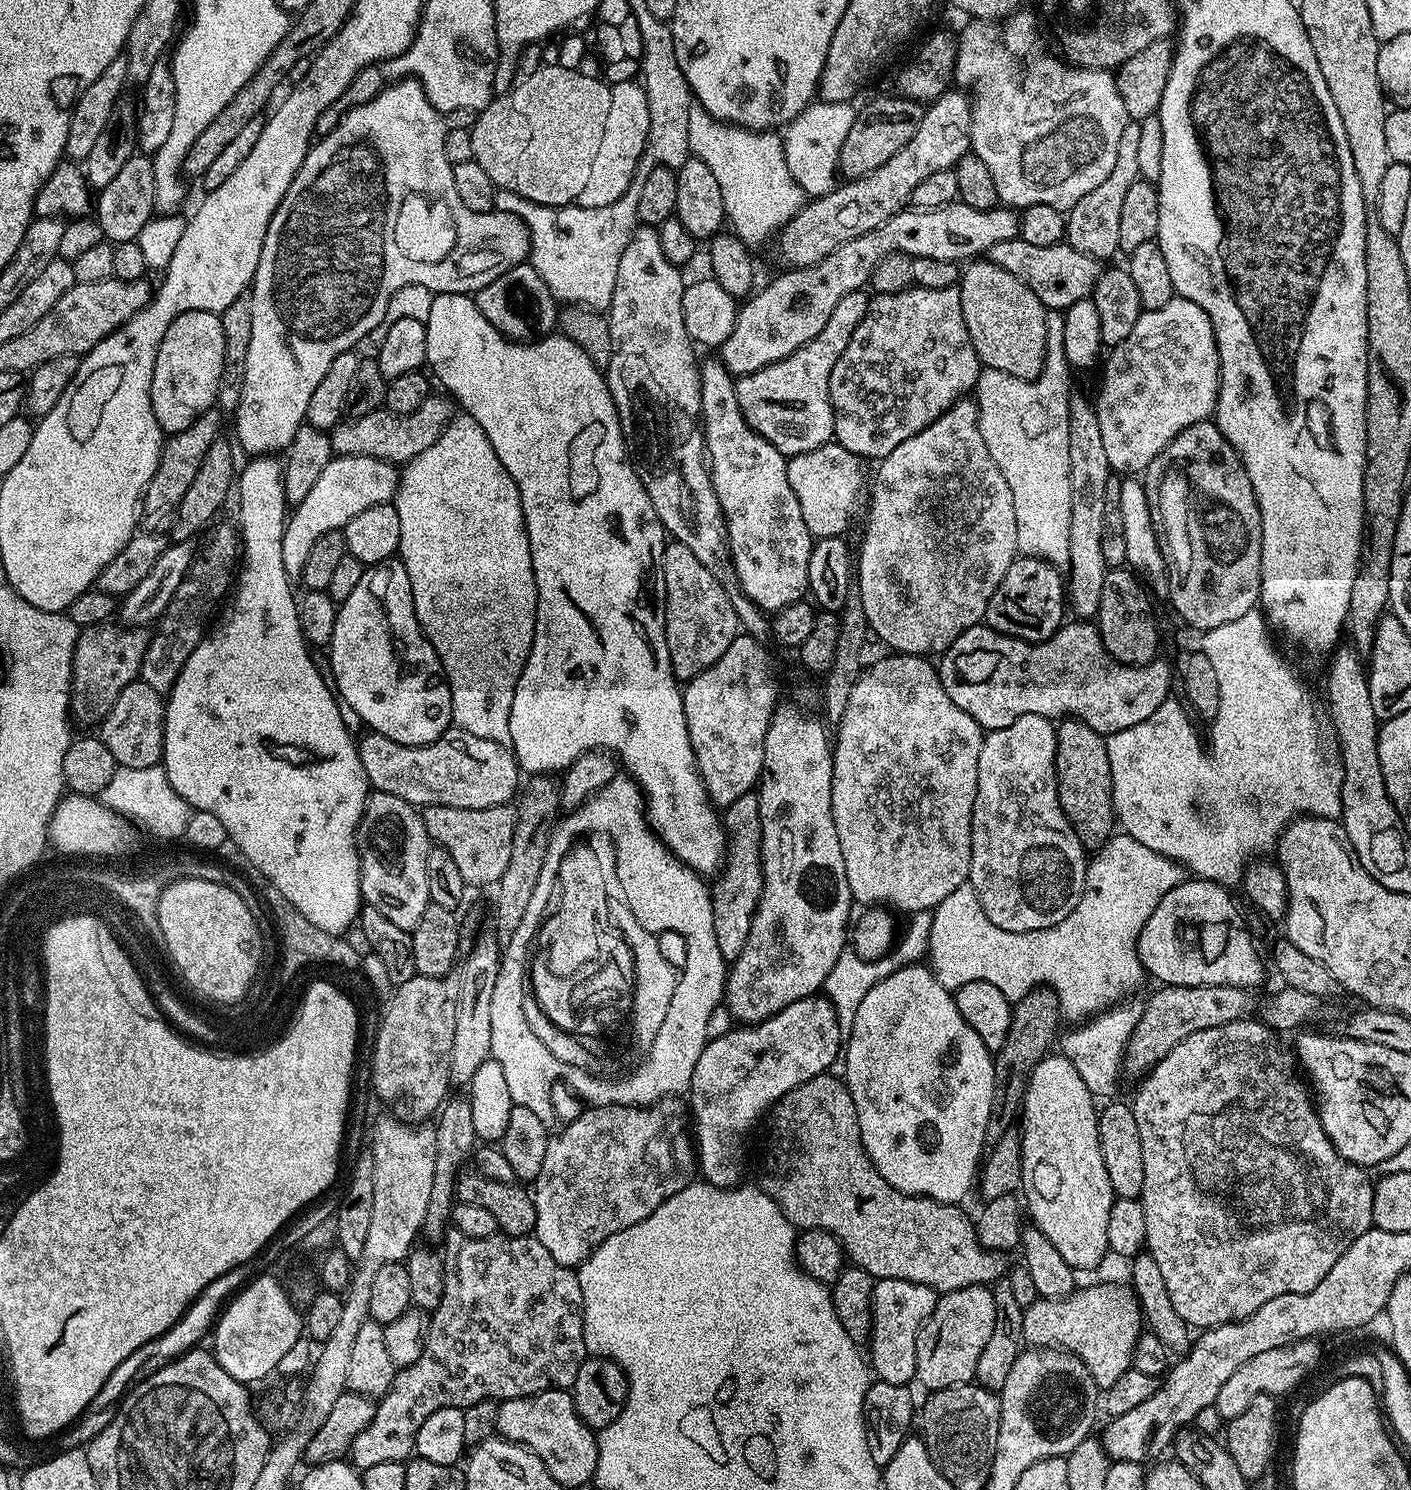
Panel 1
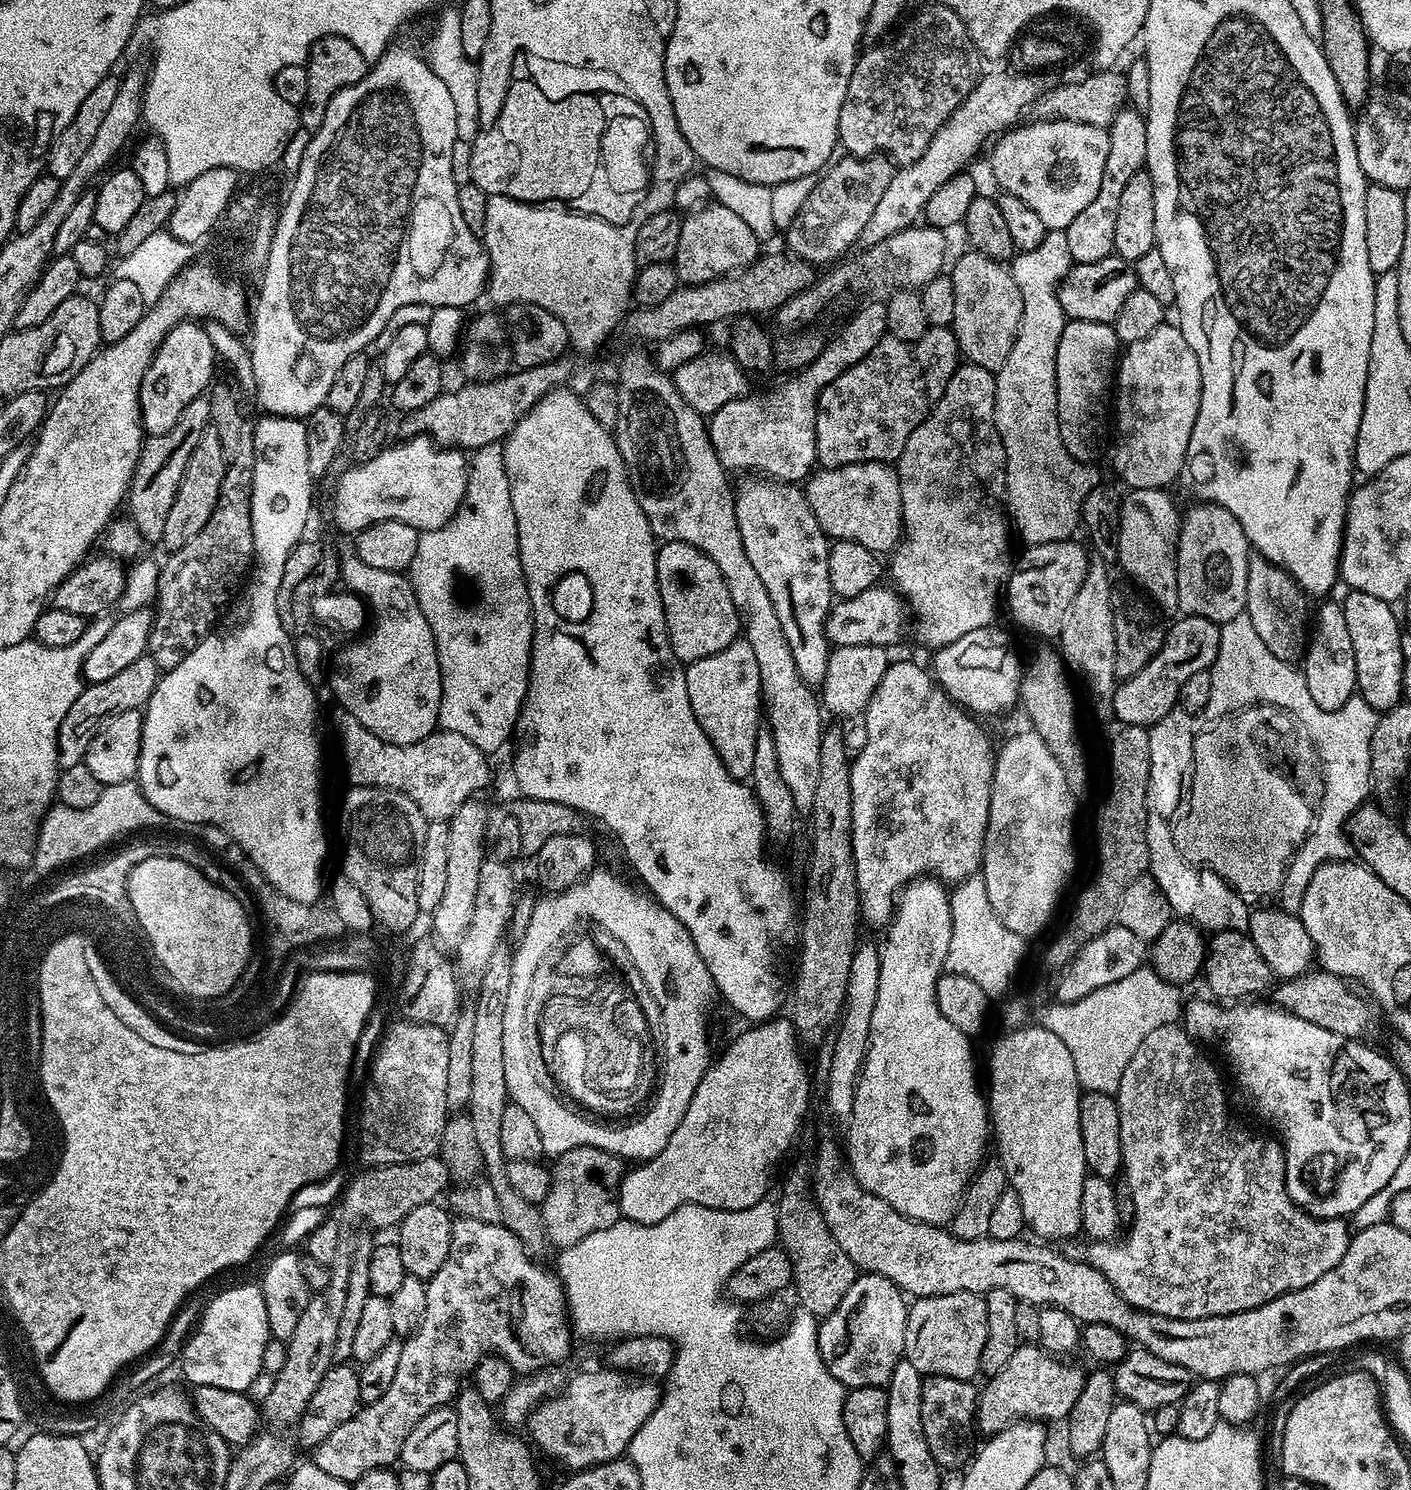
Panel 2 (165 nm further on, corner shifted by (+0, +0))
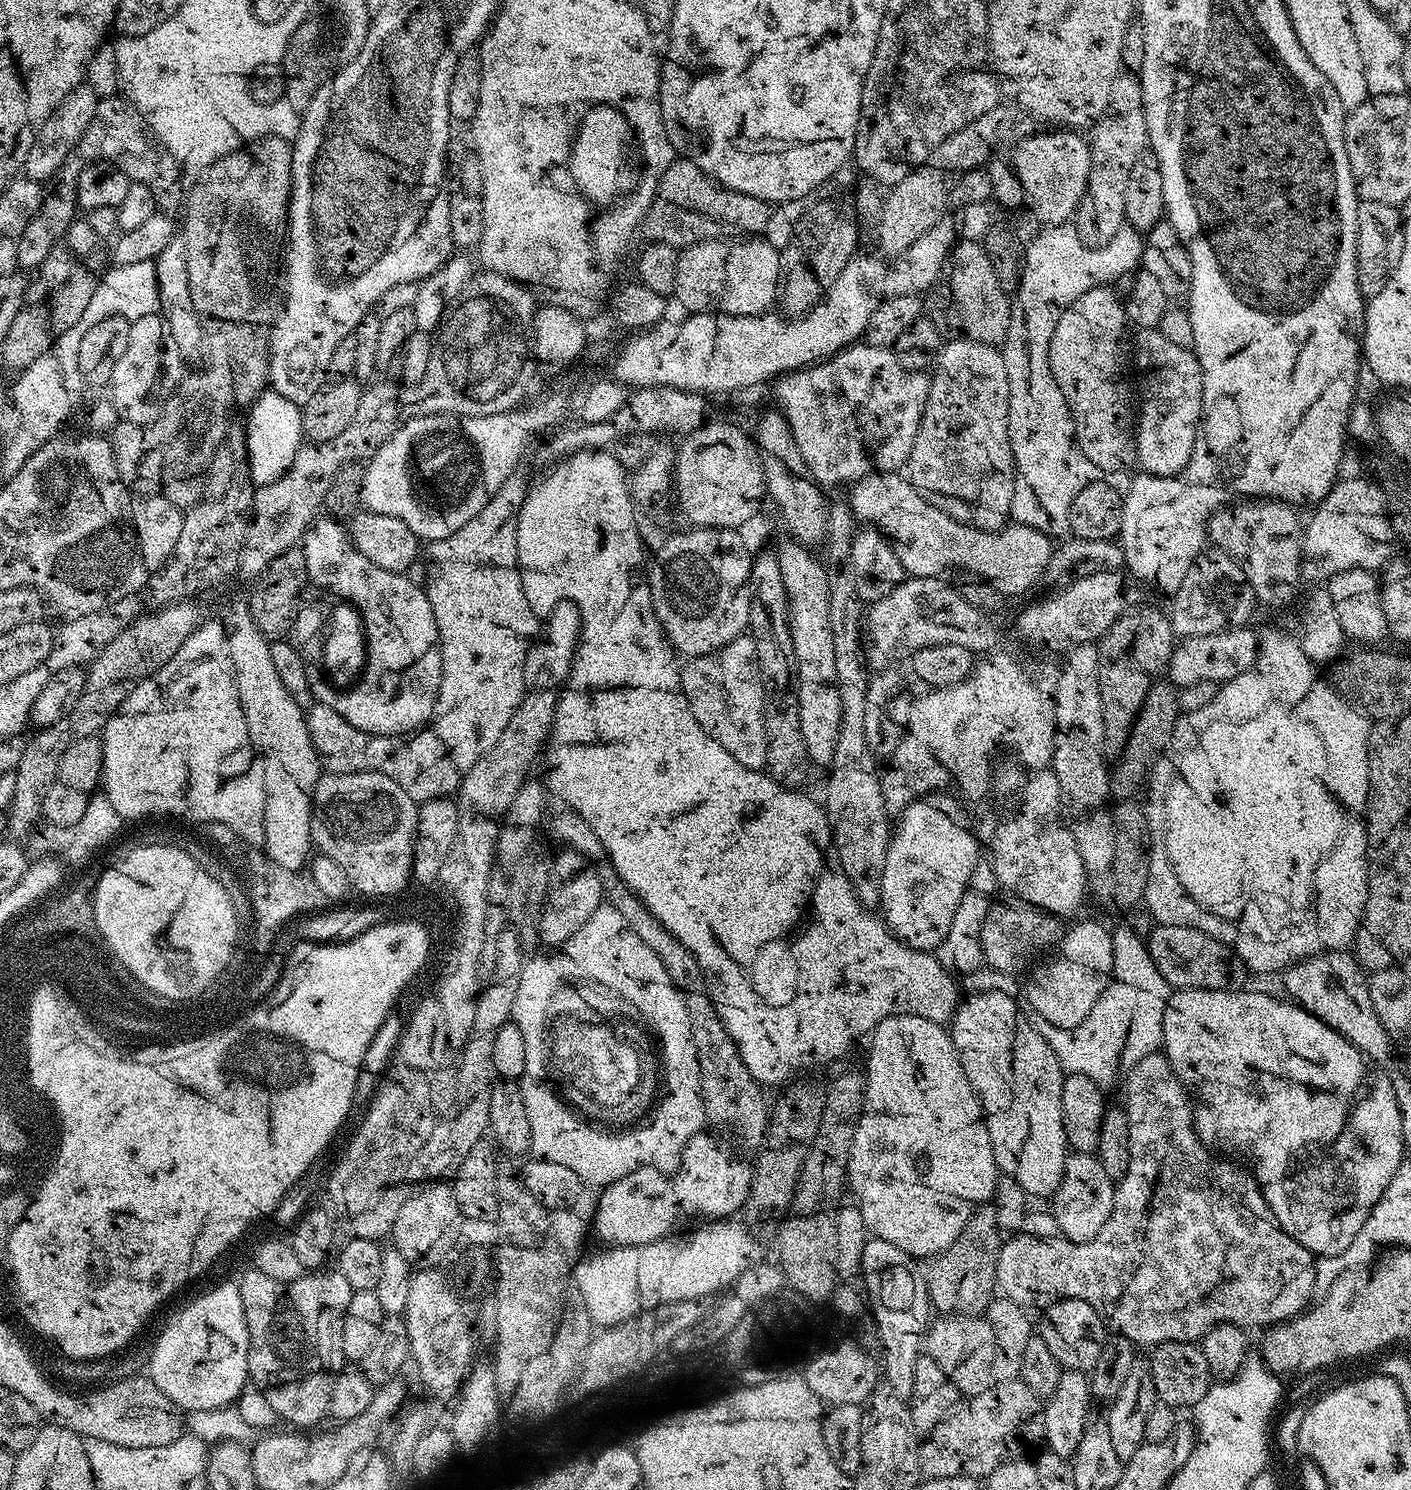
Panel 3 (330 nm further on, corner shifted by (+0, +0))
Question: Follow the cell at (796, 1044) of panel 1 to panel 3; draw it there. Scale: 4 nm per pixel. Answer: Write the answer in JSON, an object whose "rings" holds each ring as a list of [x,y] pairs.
{"rings":[[[701,1130],[686,1142],[680,1156],[680,1167],[671,1173],[670,1178],[654,1168],[639,1168],[626,1174],[626,1178],[618,1178],[618,1182],[609,1184],[599,1193],[594,1236],[596,1232],[601,1245],[621,1248],[662,1240],[673,1231],[672,1223],[679,1212],[704,1216],[700,1218],[715,1222],[735,1217],[743,1209],[752,1181],[752,1168],[735,1160],[706,1133]]]}

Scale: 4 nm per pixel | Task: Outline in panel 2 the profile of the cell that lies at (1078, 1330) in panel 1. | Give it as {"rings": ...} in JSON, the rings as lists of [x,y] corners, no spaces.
{"rings":[[[1021,1343],[1014,1358],[997,1376],[991,1377],[979,1393],[979,1431],[987,1434],[1003,1432],[1010,1422],[1020,1422],[1025,1418],[1032,1422],[1067,1421],[1086,1381],[1085,1370],[1071,1368],[1068,1364],[1071,1363],[1061,1362],[1035,1343]]]}

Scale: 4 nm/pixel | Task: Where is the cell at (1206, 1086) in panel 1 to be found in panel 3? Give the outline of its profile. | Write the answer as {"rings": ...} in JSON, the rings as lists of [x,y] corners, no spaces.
{"rings":[[[1159,1051],[1144,1056],[1142,1062],[1138,1062],[1128,1070],[1122,1084],[1123,1088],[1122,1107],[1130,1128],[1130,1166],[1126,1169],[1125,1177],[1115,1181],[1114,1206],[1106,1226],[1102,1226],[1102,1230],[1098,1230],[1098,1234],[1090,1242],[1075,1244],[1070,1242],[1070,1238],[1066,1238],[1060,1233],[1058,1222],[1053,1218],[1051,1211],[1029,1211],[1026,1222],[1022,1222],[1018,1231],[1013,1236],[1007,1237],[1000,1245],[998,1270],[996,1271],[997,1289],[1006,1298],[1018,1302],[1023,1308],[1029,1310],[1035,1310],[1035,1308],[1043,1310],[1049,1304],[1059,1300],[1090,1302],[1090,1306],[1094,1306],[1094,1310],[1098,1310],[1105,1325],[1113,1333],[1130,1338],[1137,1346],[1143,1346],[1143,1344],[1155,1346],[1166,1342],[1199,1342],[1211,1328],[1219,1324],[1237,1324],[1245,1330],[1260,1327],[1263,1329],[1265,1326],[1285,1323],[1292,1317],[1300,1315],[1309,1307],[1310,1301],[1313,1299],[1313,1297],[1311,1298],[1312,1291],[1318,1287],[1317,1261],[1312,1252],[1306,1250],[1306,1246],[1302,1246],[1294,1237],[1286,1234],[1286,1230],[1282,1230],[1282,1226],[1274,1218],[1274,1214],[1262,1194],[1260,1183],[1257,1182],[1251,1171],[1245,1167],[1242,1169],[1236,1164],[1230,1164],[1226,1161],[1229,1159],[1221,1158],[1208,1149],[1207,1145],[1201,1143],[1200,1136],[1196,1133],[1196,1124],[1192,1121],[1194,1104],[1190,1099],[1189,1089],[1185,1088],[1182,1081],[1176,1077],[1176,1072],[1170,1066],[1167,1056]]]}

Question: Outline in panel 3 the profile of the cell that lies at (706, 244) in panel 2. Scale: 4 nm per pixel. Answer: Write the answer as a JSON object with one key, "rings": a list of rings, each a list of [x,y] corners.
{"rings":[[[744,238],[739,242],[704,240],[679,253],[674,300],[688,314],[719,314],[737,318],[765,315],[776,302],[779,261],[779,253],[763,238]]]}

